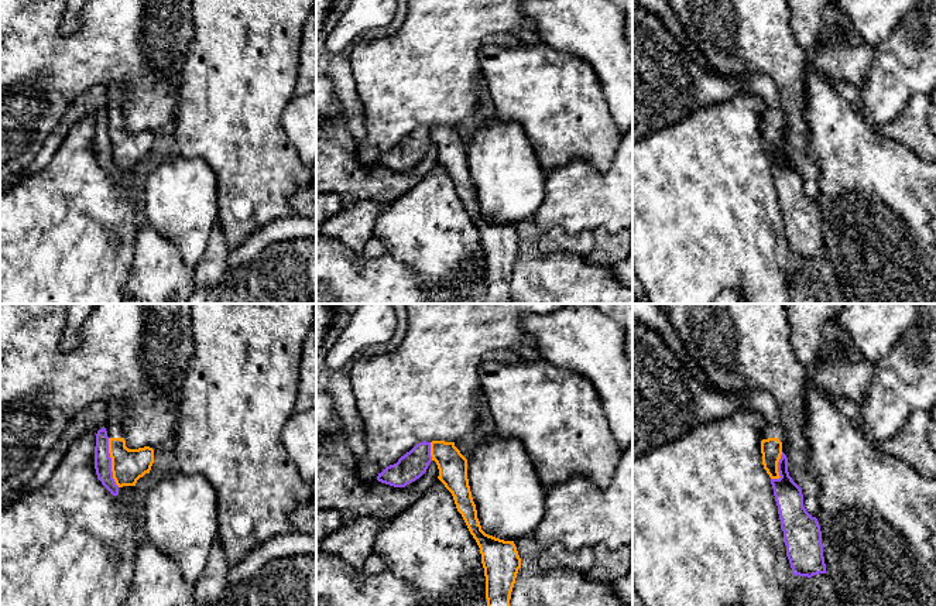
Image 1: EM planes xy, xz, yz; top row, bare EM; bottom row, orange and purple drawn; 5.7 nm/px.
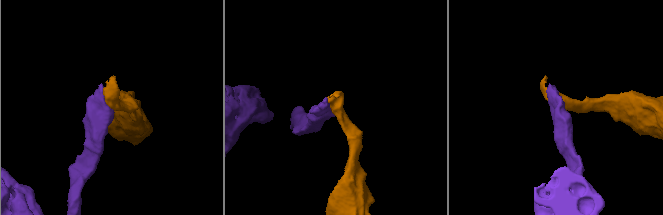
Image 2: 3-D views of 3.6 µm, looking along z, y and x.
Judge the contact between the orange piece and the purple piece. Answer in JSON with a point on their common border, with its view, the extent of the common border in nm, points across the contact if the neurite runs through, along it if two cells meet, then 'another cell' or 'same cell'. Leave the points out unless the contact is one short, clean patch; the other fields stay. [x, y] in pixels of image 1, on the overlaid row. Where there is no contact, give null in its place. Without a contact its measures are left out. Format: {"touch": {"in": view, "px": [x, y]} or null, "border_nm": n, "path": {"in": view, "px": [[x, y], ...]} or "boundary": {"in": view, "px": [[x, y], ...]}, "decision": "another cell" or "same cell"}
{"touch": {"in": "xy", "px": [112, 462]}, "border_nm": 280, "boundary": {"in": "xy", "px": [[108, 438], [112, 478], [119, 486]]}, "decision": "another cell"}

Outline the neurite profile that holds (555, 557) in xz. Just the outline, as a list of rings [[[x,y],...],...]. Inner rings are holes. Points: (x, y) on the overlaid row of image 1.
[[[560,544],[545,547],[538,555],[541,571],[577,571],[584,574],[593,566],[593,548],[583,547],[577,551],[569,551]]]

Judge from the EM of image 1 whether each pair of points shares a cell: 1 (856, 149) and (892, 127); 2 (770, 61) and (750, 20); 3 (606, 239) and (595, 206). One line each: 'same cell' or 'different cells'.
1: different cells
2: same cell
3: different cells

